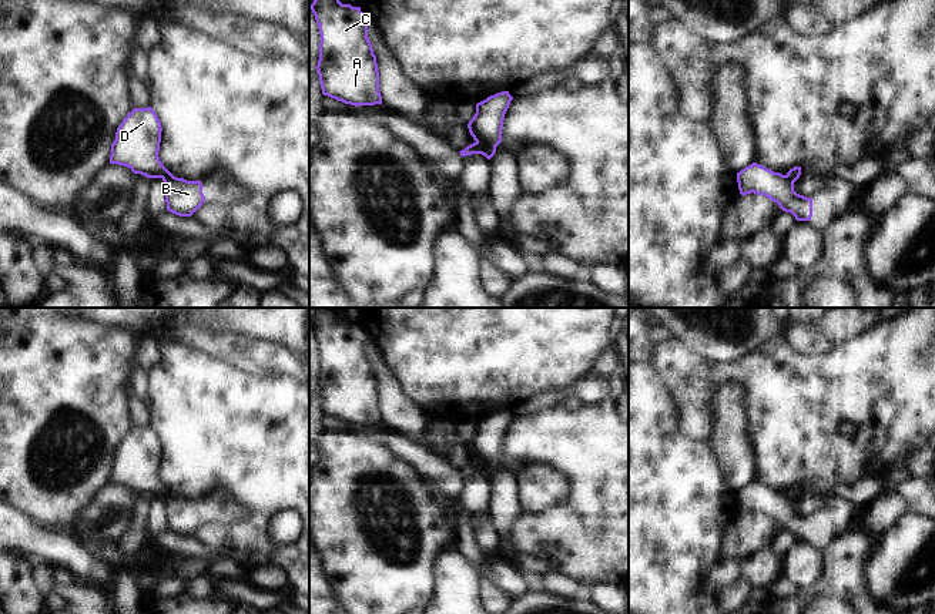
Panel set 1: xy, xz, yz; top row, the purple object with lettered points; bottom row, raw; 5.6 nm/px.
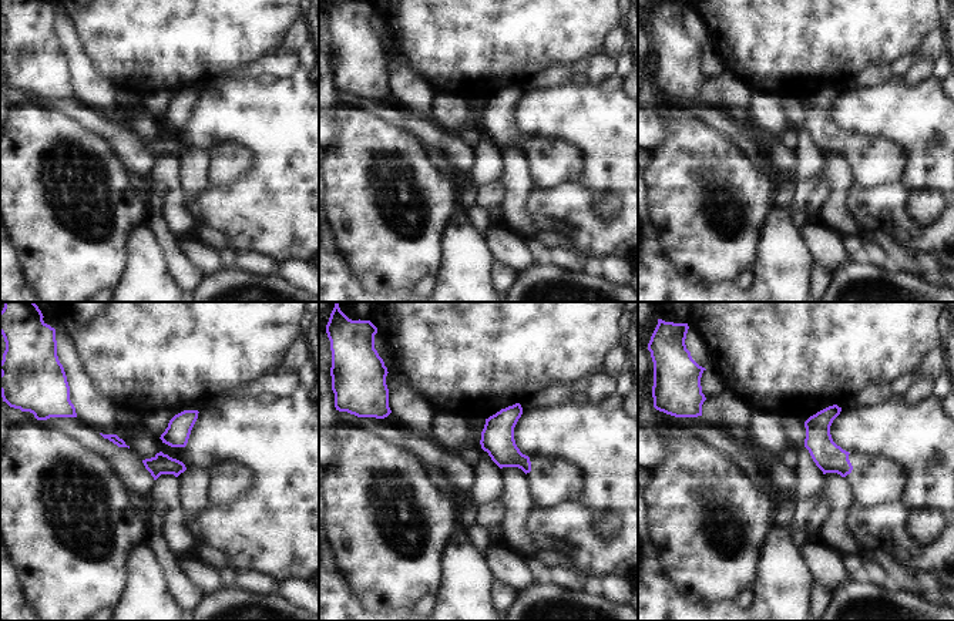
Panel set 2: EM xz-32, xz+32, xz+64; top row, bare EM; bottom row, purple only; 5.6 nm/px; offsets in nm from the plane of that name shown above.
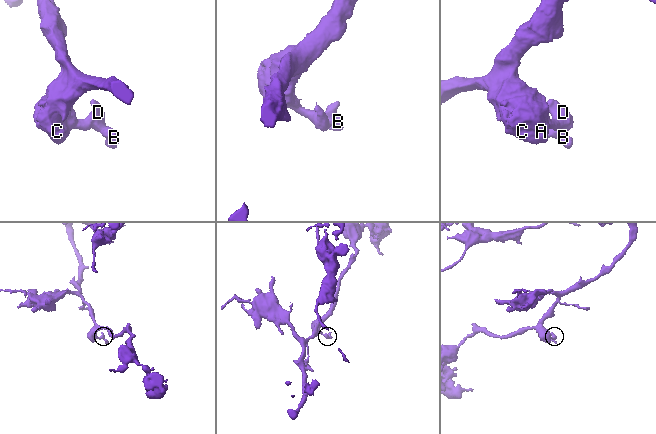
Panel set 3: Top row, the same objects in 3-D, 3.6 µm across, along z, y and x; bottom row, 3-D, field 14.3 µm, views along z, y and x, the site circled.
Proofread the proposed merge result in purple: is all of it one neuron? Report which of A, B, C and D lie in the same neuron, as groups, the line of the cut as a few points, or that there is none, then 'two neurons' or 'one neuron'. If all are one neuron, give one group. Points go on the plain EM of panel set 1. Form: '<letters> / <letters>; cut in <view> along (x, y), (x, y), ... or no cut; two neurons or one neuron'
A C D / B; cut in xz along (476, 460), (495, 470); two neurons

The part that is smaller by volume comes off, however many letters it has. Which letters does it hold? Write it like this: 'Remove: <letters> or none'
Remove: B

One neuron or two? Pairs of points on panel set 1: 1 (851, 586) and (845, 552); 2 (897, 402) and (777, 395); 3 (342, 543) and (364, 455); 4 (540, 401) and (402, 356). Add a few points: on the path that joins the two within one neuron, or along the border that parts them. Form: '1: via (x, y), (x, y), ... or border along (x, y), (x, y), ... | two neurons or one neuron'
1: via (844, 577), (844, 560) | one neuron
2: via (867, 395), (807, 395) | one neuron
3: via (355, 522), (357, 476) | one neuron
4: border along (548, 392), (518, 401), (506, 409) | two neurons

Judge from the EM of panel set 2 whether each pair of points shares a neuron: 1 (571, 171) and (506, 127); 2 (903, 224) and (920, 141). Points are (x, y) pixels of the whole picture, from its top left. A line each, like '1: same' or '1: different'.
1: same
2: same

